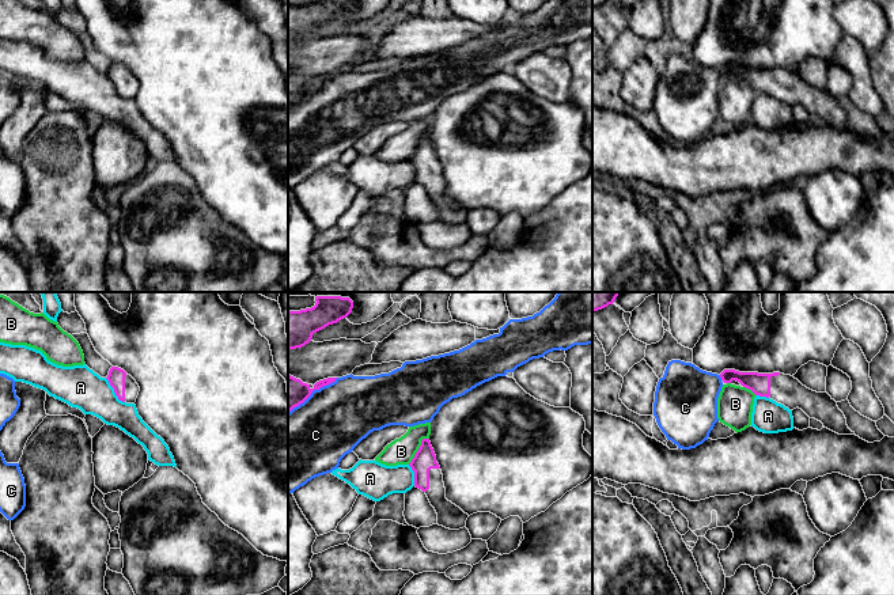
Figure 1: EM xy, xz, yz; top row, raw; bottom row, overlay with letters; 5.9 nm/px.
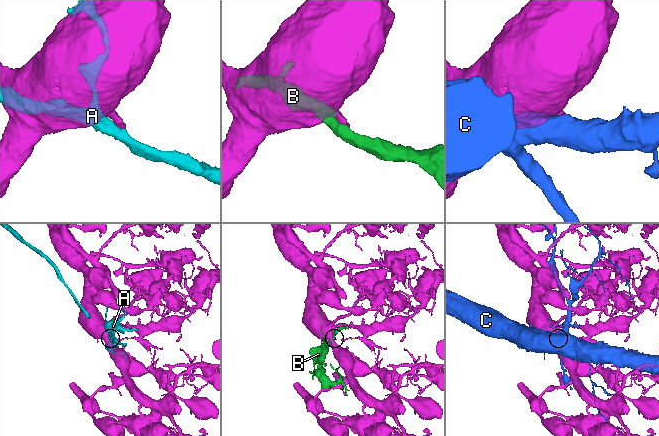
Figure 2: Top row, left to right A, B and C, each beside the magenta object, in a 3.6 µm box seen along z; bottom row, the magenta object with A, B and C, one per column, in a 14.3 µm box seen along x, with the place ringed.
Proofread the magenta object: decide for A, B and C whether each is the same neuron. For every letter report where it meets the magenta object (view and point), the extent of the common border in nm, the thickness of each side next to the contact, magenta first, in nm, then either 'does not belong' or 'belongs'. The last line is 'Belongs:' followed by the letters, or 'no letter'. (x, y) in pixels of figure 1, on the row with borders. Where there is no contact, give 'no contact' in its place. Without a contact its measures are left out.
A: contact xy (114, 391); length 190 nm; calibres 100 and 240 nm; does not belong
B: contact xz (419, 448); length 200 nm; calibres 130 and 160 nm; does not belong
C: contact xz (313, 390); length 360 nm; calibres 190 and 400 nm; does not belong
Belongs: no letter

